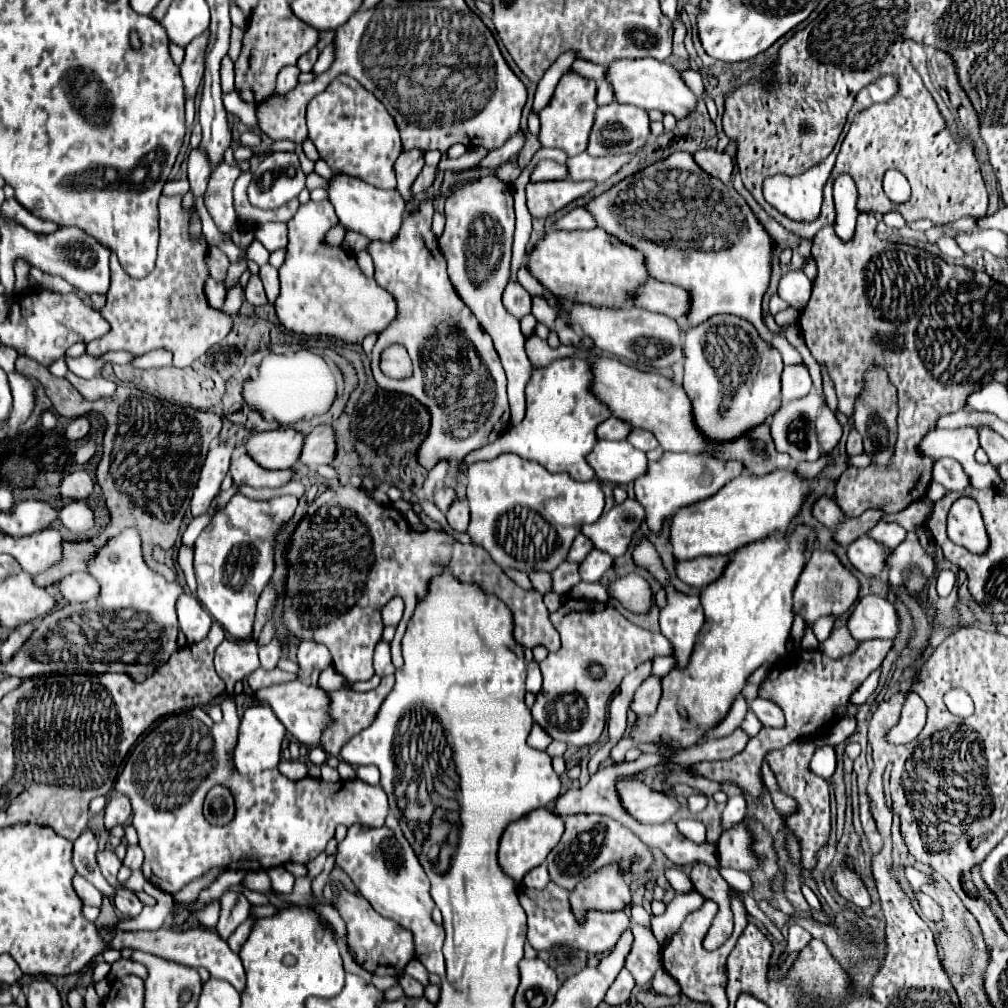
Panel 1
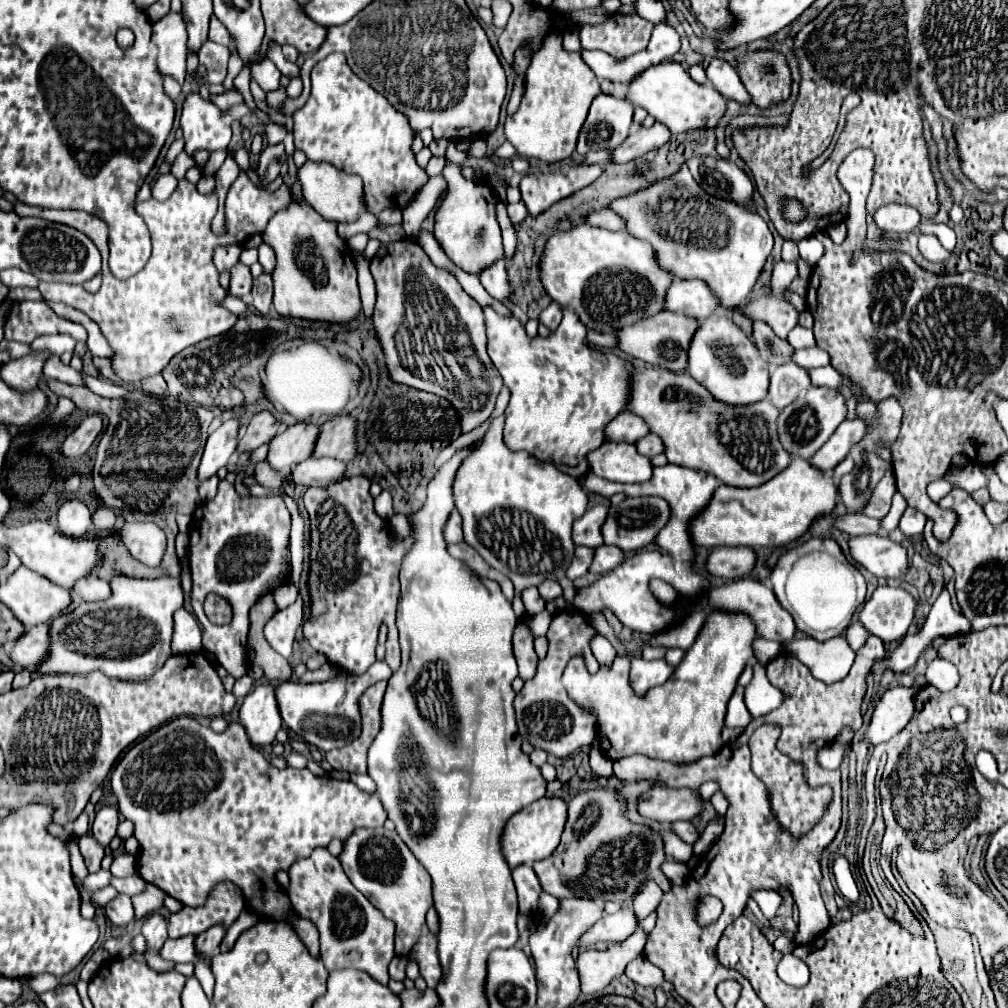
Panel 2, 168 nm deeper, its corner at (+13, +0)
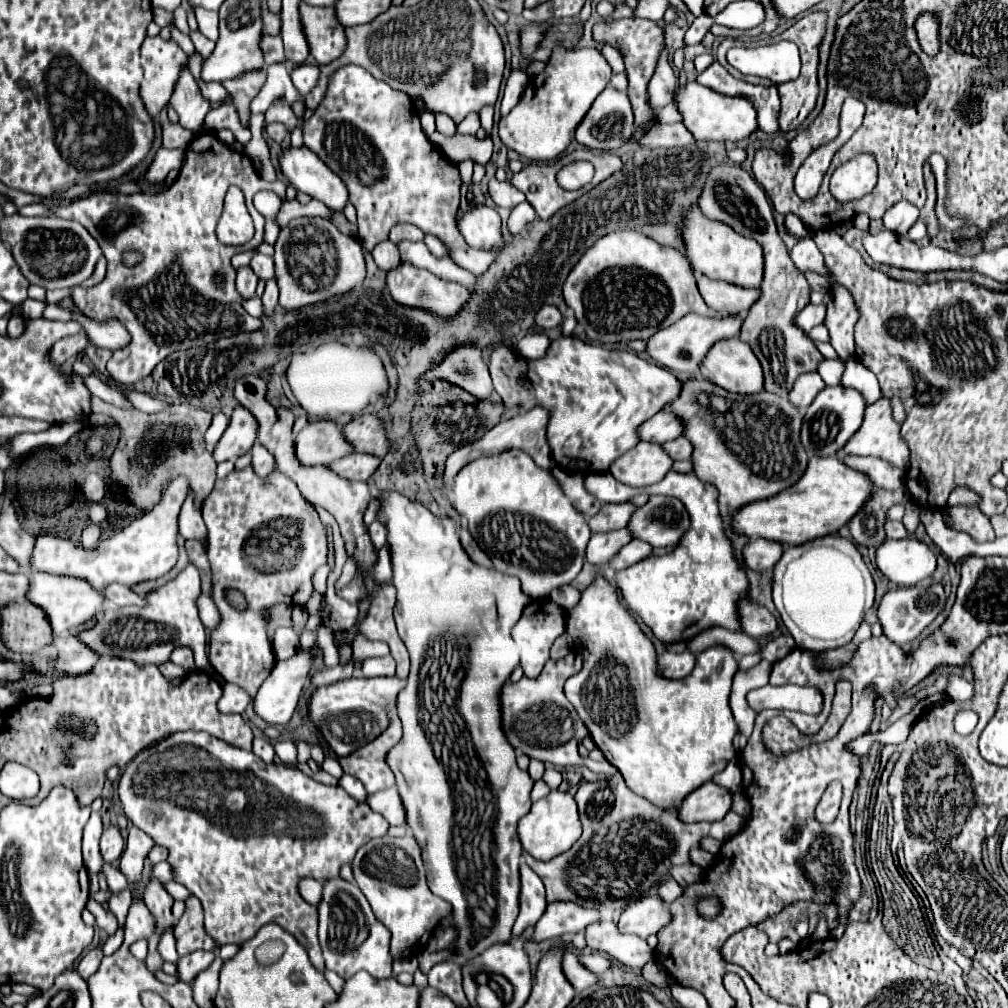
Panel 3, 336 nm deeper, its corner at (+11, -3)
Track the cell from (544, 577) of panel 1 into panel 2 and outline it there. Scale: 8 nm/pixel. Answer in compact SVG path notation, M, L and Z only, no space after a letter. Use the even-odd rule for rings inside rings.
M542 581L538 585L538 591L540 591L540 597L544 601L552 601L552 599L556 599L556 597L562 595L562 587L556 581Z

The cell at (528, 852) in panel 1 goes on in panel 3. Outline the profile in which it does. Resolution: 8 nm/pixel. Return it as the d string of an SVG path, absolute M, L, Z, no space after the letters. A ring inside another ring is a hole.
M554 790L546 798L532 804L532 810L518 822L518 836L522 848L538 860L550 860L562 852L566 852L582 834L582 824L578 820L576 800L568 792Z

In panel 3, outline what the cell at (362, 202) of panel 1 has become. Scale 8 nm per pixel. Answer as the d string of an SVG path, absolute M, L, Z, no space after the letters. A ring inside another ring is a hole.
M286 148L278 156L278 166L286 180L300 192L324 202L332 210L342 210L348 202L344 182L310 148Z

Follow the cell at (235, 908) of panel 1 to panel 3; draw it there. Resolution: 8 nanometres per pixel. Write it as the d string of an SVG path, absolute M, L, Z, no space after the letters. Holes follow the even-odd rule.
M192 952L184 958L178 960L178 978L182 982L190 982L194 980L202 970L206 970L214 960L214 952Z

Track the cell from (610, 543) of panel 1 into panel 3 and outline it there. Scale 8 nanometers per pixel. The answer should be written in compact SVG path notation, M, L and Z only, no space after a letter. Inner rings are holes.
M650 496L650 502L634 512L628 528L634 538L650 542L654 548L676 546L690 528L690 516L678 498Z

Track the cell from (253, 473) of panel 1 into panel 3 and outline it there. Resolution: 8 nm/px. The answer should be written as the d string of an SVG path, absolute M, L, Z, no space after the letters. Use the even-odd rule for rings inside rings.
M354 452L350 456L344 456L342 460L336 460L332 466L332 470L336 474L340 474L342 478L348 480L358 480L358 482L368 482L372 478L372 474L378 470L382 458L374 456L374 454L366 454L366 452Z

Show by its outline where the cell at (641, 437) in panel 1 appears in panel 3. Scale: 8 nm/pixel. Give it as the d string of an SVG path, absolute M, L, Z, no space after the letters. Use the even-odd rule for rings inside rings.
M678 438L678 440L670 440L666 444L662 444L662 448L674 458L674 460L690 460L692 456L692 444L686 438Z

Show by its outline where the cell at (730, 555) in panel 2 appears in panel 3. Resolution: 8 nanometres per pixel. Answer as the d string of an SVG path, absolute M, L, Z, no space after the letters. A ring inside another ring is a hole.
M754 538L744 548L744 560L750 570L772 570L782 558L784 546L778 546L774 540Z

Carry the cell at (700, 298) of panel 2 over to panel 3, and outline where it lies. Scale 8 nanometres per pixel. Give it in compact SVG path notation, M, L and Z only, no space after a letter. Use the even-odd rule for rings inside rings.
M706 276L698 278L698 290L704 302L722 314L746 314L760 296L760 288L742 288Z

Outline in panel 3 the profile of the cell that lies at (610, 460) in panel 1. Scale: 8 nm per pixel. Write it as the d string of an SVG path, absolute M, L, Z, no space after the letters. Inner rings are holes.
M640 442L636 448L620 456L610 472L616 480L628 486L650 486L662 480L672 470L674 460L654 442Z

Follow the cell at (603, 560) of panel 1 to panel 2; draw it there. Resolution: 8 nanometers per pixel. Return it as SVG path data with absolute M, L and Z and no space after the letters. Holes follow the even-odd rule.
M600 545L596 549L596 557L592 559L590 565L590 573L592 575L604 575L608 571L612 571L614 567L618 567L624 561L624 553L618 547L608 547L608 545Z

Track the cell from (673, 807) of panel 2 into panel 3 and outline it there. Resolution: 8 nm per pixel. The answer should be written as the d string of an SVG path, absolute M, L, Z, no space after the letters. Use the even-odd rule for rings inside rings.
M706 782L694 790L678 808L682 822L716 822L732 808L732 792L716 782Z

